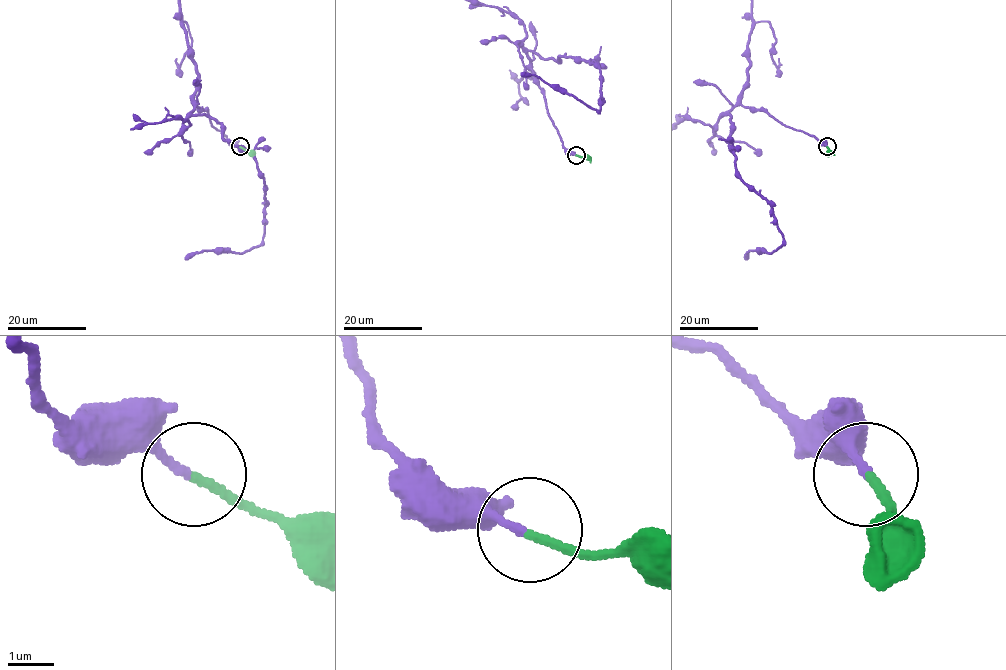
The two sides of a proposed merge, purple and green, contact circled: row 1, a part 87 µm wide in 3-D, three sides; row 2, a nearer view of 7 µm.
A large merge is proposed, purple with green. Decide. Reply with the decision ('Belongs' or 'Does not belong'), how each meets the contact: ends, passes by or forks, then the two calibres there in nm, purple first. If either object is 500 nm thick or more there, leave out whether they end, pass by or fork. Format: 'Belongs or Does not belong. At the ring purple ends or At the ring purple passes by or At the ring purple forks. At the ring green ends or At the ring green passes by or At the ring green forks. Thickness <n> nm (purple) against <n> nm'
Belongs. At the ring purple ends. At the ring green ends. Thickness 180 nm (purple) against 180 nm

